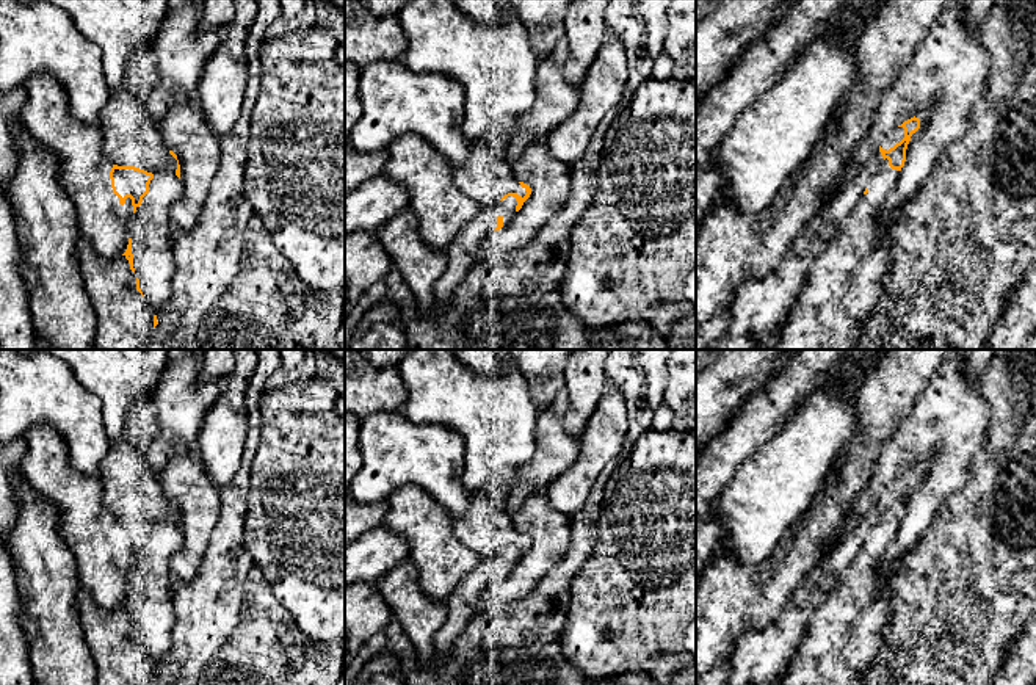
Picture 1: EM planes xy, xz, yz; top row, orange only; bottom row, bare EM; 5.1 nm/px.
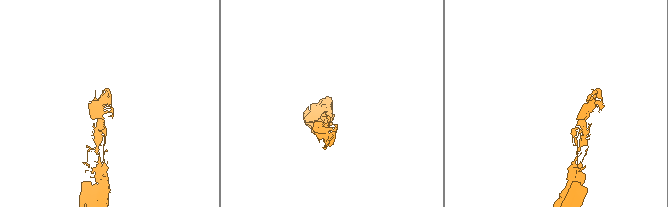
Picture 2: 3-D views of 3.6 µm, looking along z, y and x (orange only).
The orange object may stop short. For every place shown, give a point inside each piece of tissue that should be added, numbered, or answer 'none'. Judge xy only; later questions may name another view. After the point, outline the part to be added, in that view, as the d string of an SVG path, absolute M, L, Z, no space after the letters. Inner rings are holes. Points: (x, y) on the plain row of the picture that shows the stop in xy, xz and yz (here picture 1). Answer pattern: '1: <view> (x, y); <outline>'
1: xy (119, 659); M83 586L77 591L77 607L97 669L96 685L150 685L154 666L147 649L136 641L136 625L125 607L100 610Z

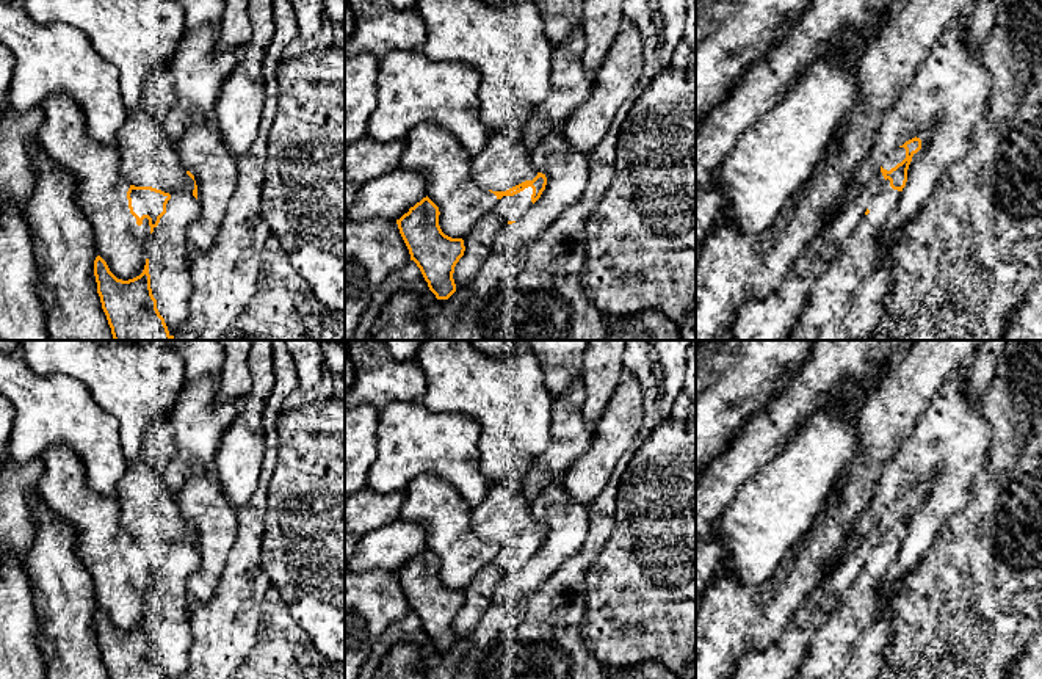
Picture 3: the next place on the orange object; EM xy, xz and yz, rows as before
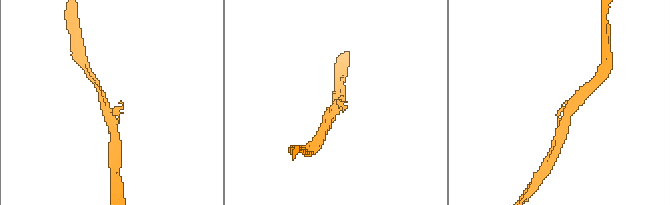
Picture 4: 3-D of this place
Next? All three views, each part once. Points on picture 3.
none

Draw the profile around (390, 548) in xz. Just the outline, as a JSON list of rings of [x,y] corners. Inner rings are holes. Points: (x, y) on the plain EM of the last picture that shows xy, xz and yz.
[[[400,517],[382,528],[359,536],[356,550],[345,563],[345,571],[354,574],[396,572],[426,547],[425,528]]]

